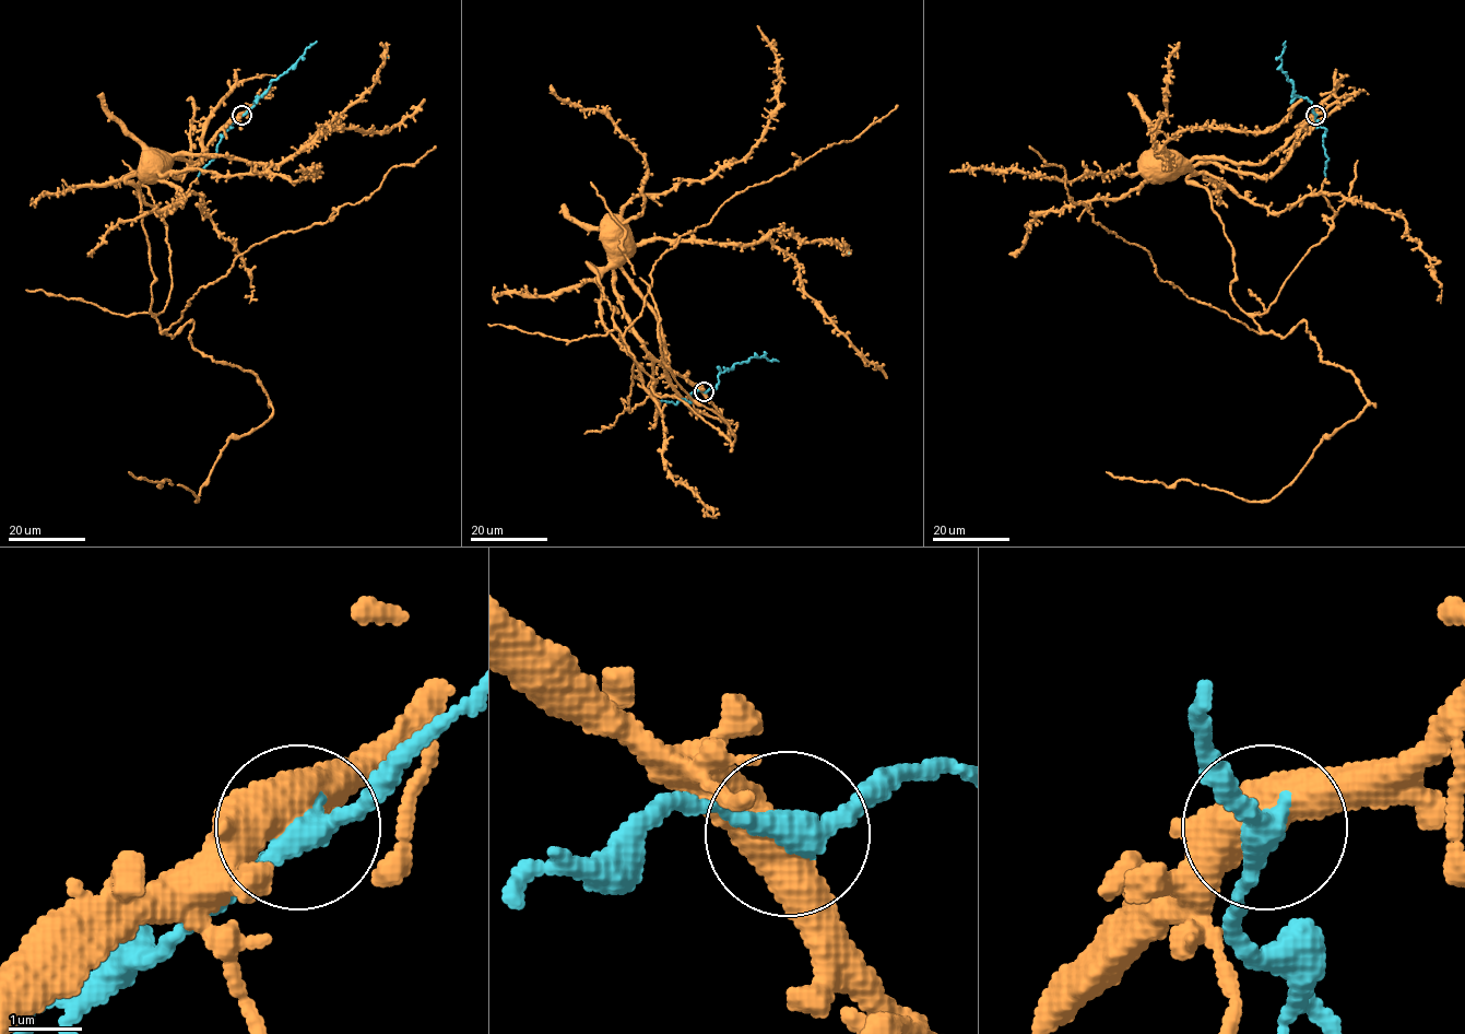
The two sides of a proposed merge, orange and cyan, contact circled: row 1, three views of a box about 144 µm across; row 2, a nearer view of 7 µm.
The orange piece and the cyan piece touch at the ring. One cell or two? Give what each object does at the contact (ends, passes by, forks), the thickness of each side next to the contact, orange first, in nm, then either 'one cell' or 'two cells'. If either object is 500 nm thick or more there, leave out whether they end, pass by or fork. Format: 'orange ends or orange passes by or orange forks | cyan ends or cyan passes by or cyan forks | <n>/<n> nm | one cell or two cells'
550/320 nm | one cell

